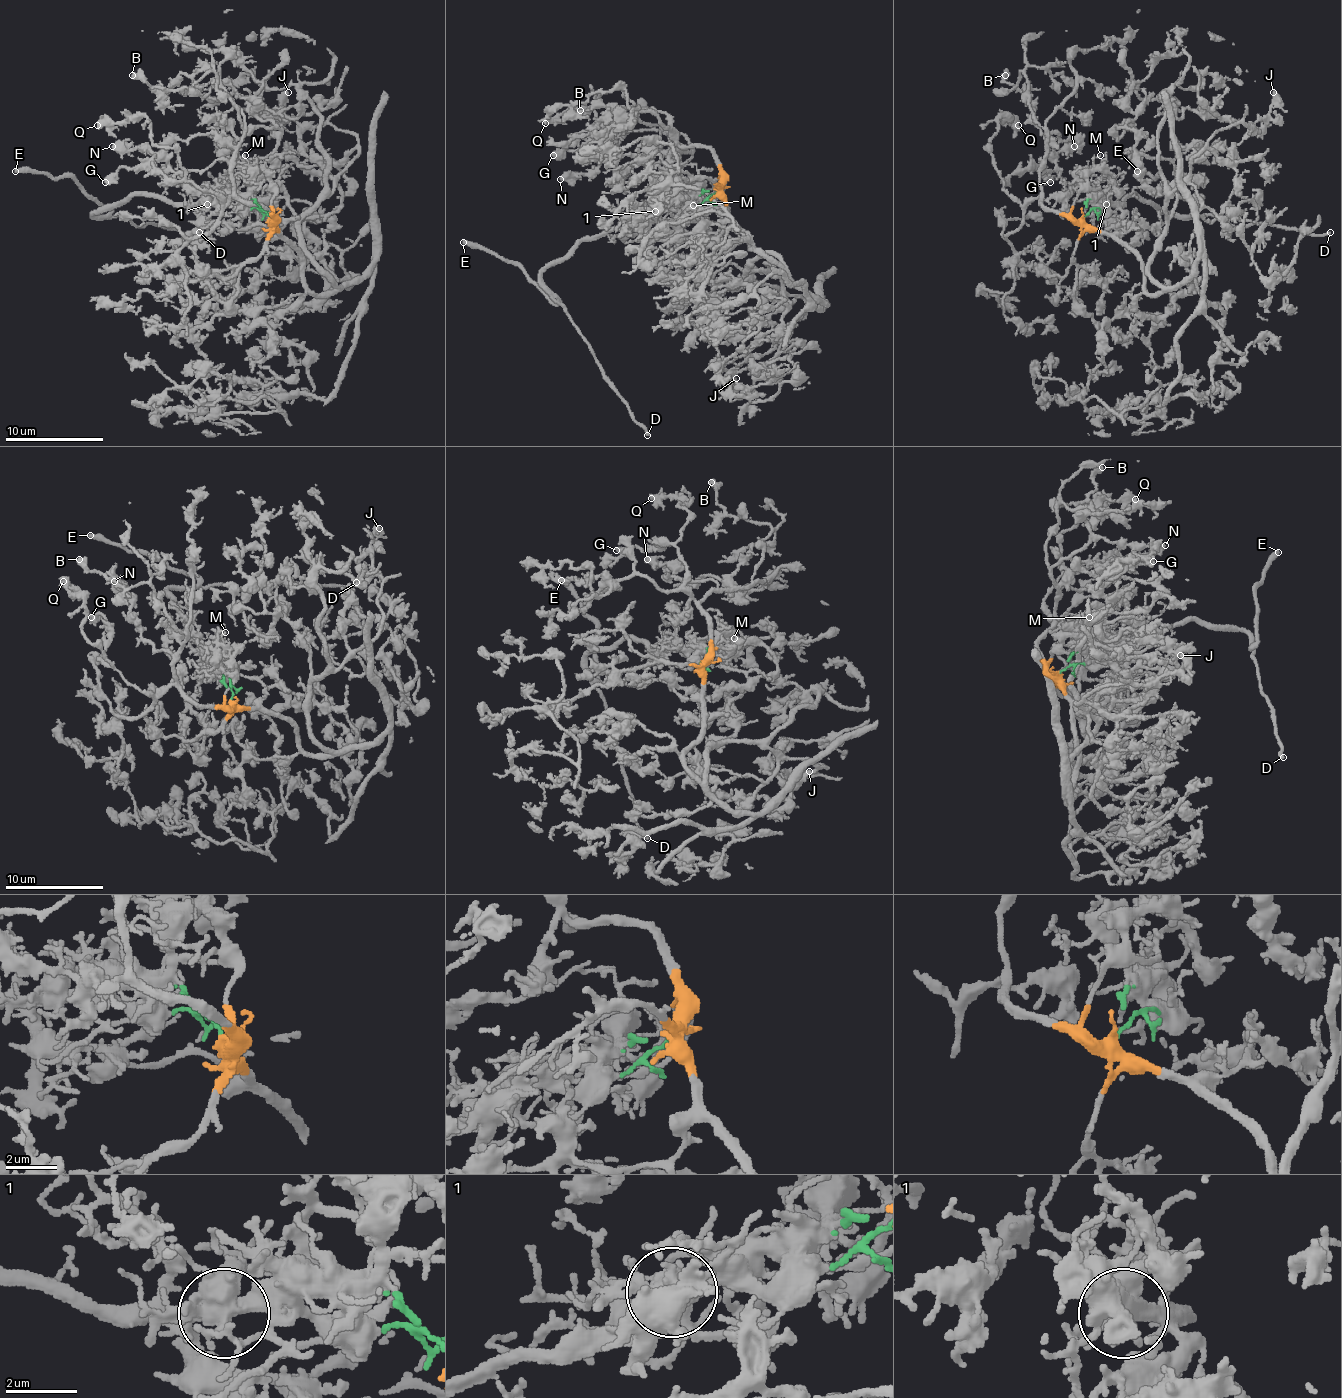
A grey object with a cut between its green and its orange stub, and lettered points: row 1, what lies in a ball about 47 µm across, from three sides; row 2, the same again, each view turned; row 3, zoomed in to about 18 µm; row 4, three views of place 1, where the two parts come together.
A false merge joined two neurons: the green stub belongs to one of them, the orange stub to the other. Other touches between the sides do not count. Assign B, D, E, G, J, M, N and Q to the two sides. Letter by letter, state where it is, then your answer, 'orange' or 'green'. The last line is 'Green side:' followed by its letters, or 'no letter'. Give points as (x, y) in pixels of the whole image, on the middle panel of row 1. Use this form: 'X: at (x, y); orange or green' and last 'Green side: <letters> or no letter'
B: at (580, 110); orange
D: at (647, 435); green
E: at (463, 242); green
G: at (553, 155); orange
J: at (736, 378); orange
M: at (693, 205); green
N: at (560, 179); orange
Q: at (545, 123); orange
Green side: D, E, M

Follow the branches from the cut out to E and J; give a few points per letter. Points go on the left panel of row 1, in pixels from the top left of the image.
E: (269, 217), (251, 207), (136, 194), (104, 204), (94, 214), (109, 209), (70, 177), (16, 170)
J: (269, 217), (301, 256), (303, 283), (332, 290), (301, 221), (357, 153), (357, 138), (286, 118), (288, 91)

